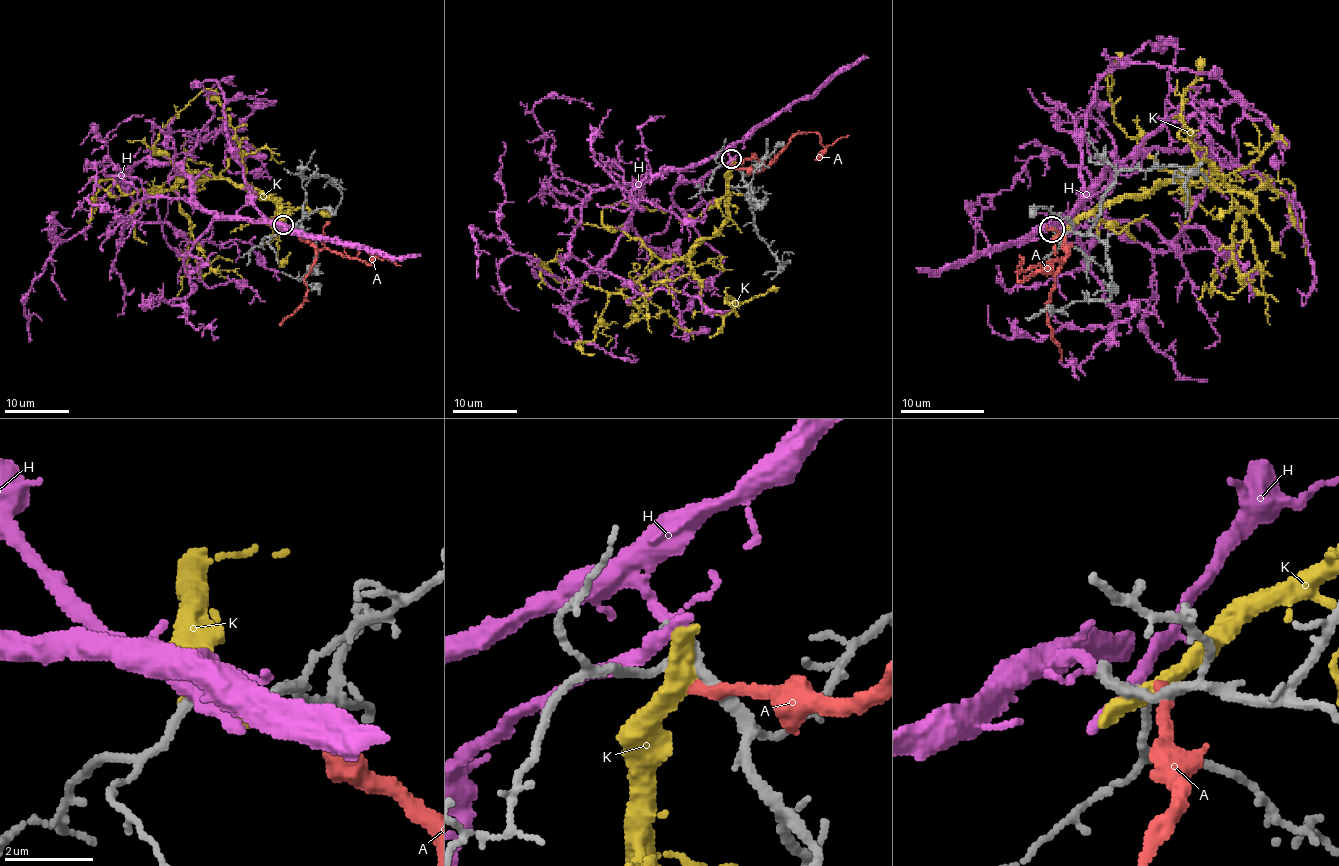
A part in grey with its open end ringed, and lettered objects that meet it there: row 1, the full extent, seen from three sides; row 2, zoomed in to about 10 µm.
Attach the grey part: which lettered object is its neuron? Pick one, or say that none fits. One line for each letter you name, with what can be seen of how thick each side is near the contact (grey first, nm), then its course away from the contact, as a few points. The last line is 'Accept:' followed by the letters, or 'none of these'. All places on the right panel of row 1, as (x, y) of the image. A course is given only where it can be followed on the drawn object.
H: 240 nm thick on the grey side, 150 nm on the other; it runs (1051, 230), (1167, 120), (1236, 101), (1263, 116), (1217, 78), (1118, 63), (1080, 137), (1082, 194), (1051, 240)
Accept: H

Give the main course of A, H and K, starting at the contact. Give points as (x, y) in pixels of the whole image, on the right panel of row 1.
A: (1063, 234), (1065, 257), (1061, 261), (1038, 263), (1017, 274), (1017, 280), (1028, 280), (1036, 272), (1021, 282)
H: (1051, 230), (1167, 120), (1236, 101), (1263, 116), (1217, 78), (1118, 63), (1080, 137), (1082, 194), (1051, 240)
K: (1059, 232), (1207, 162), (1225, 185), (1211, 190), (1213, 171), (1198, 171), (1190, 219), (1175, 223)

